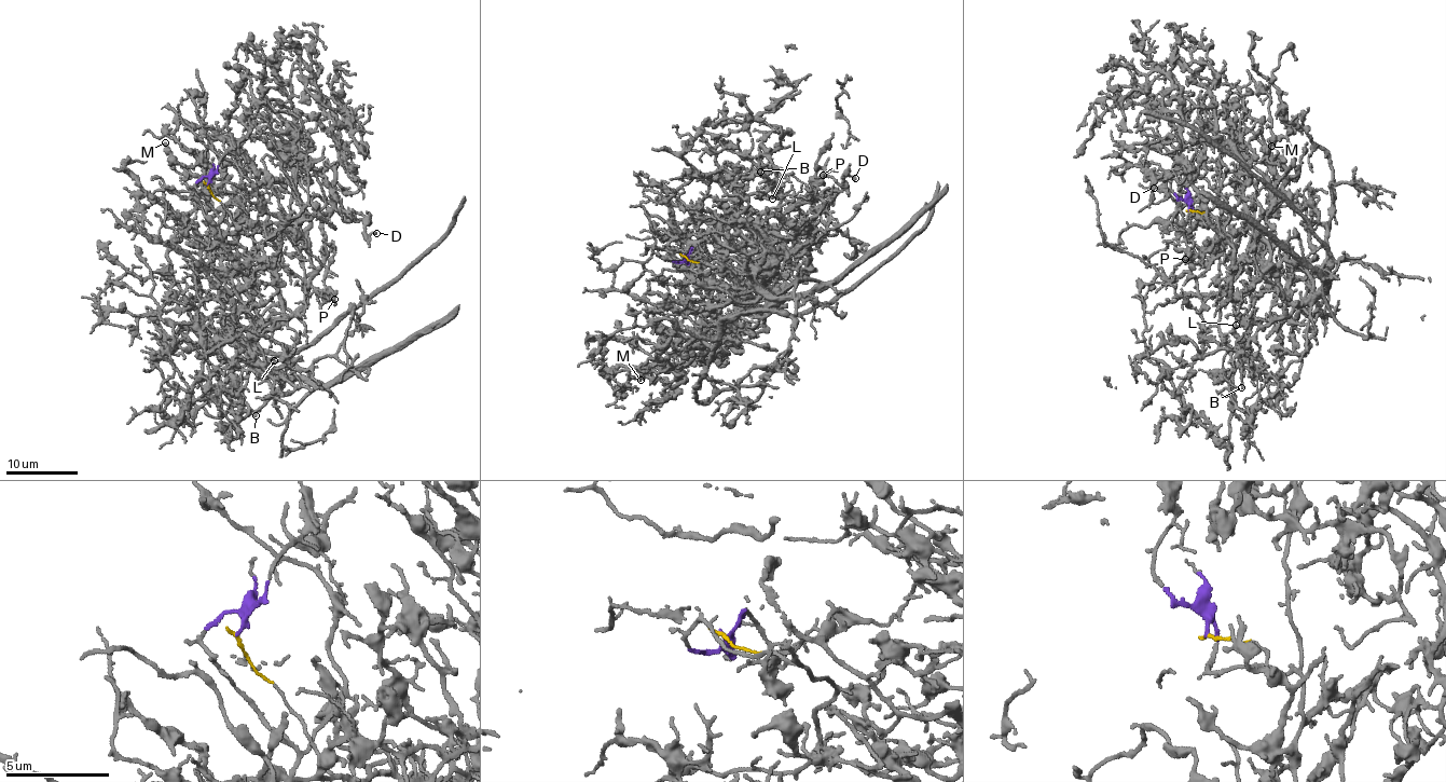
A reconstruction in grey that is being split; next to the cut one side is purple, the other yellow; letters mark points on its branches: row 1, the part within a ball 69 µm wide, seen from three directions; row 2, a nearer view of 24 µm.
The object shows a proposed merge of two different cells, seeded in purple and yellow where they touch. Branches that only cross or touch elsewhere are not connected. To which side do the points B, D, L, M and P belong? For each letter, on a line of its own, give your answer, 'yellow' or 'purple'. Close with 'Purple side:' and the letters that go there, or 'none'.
B: yellow
D: yellow
L: yellow
M: yellow
P: yellow
Purple side: none

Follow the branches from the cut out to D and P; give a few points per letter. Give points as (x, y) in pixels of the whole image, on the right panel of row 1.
D: (1189, 208), (1210, 223), (1208, 209), (1207, 225), (1221, 205), (1231, 239), (1190, 169), (1153, 176), (1154, 187)
P: (1189, 208), (1210, 223), (1202, 211), (1202, 224), (1223, 220), (1221, 205), (1231, 239), (1184, 260)

